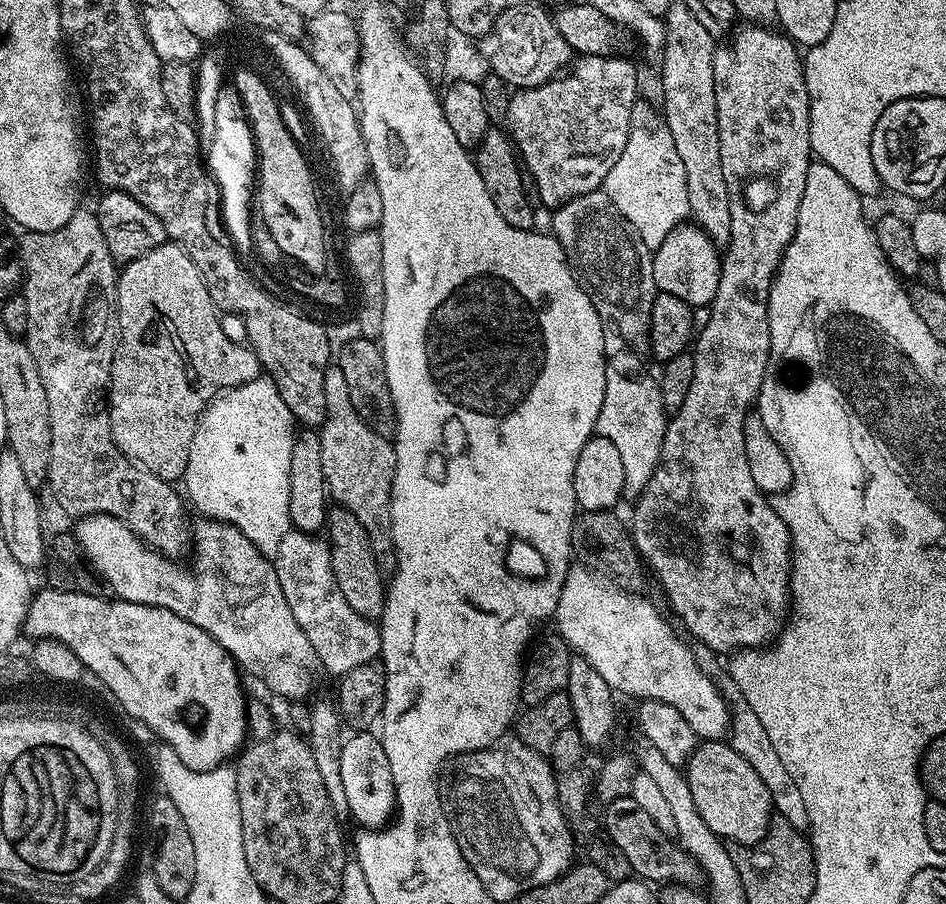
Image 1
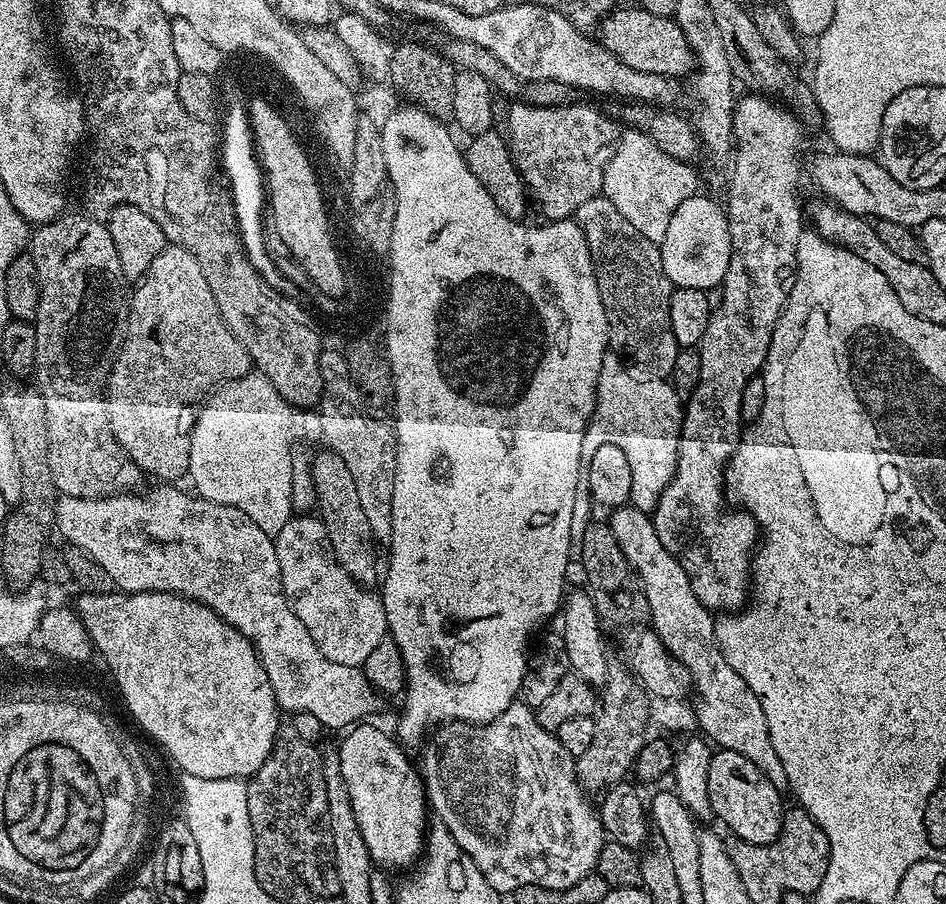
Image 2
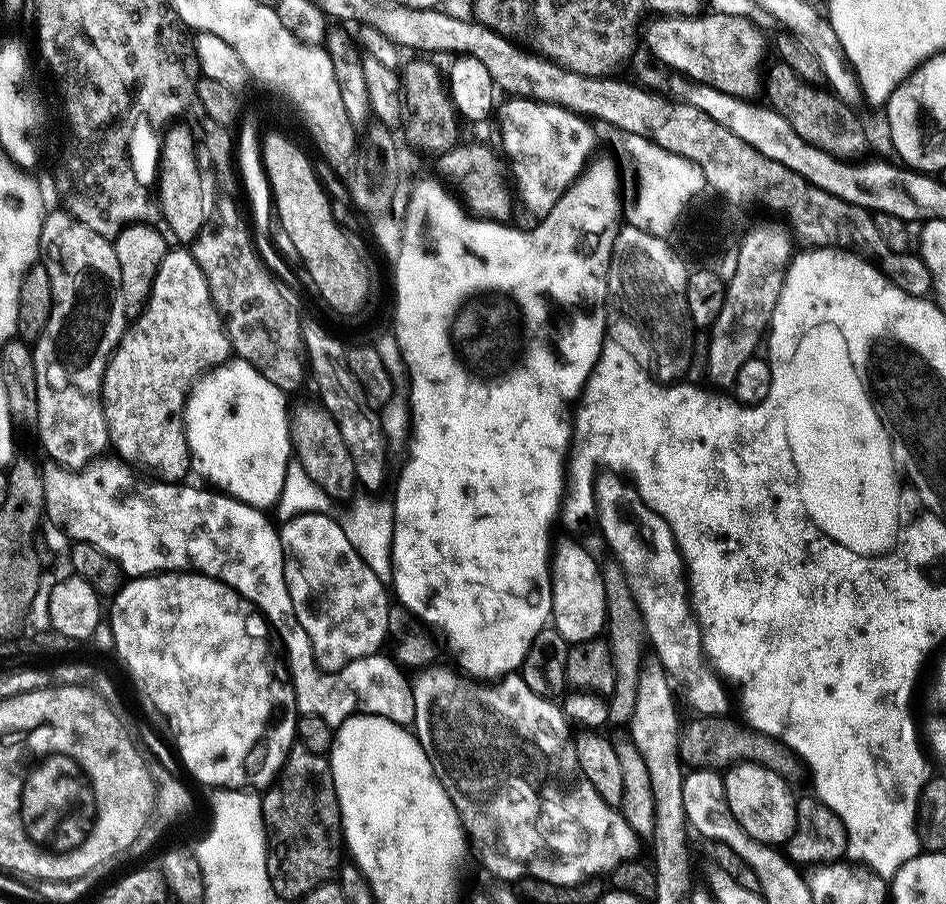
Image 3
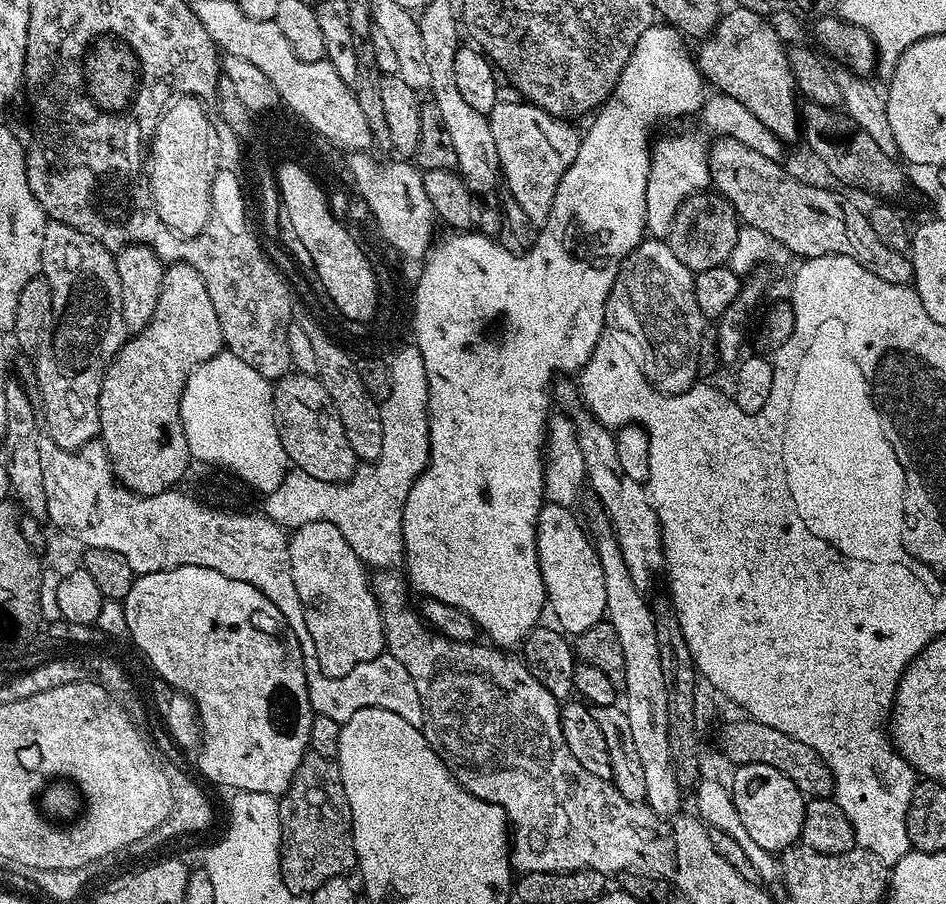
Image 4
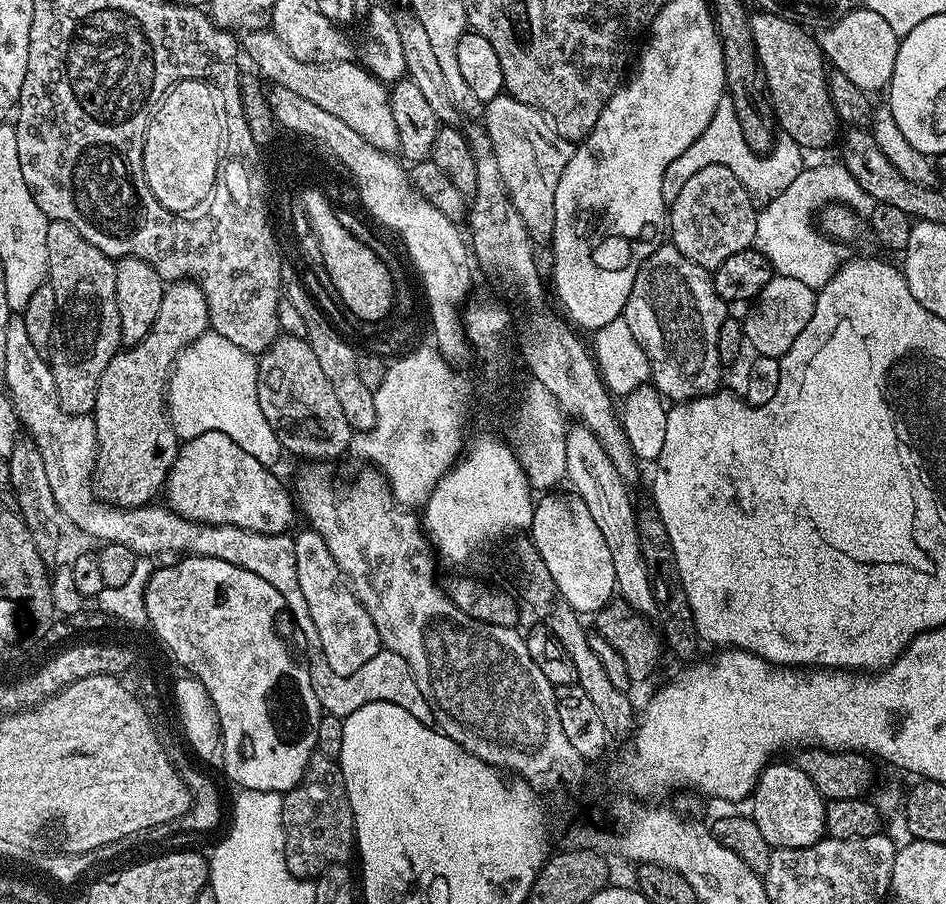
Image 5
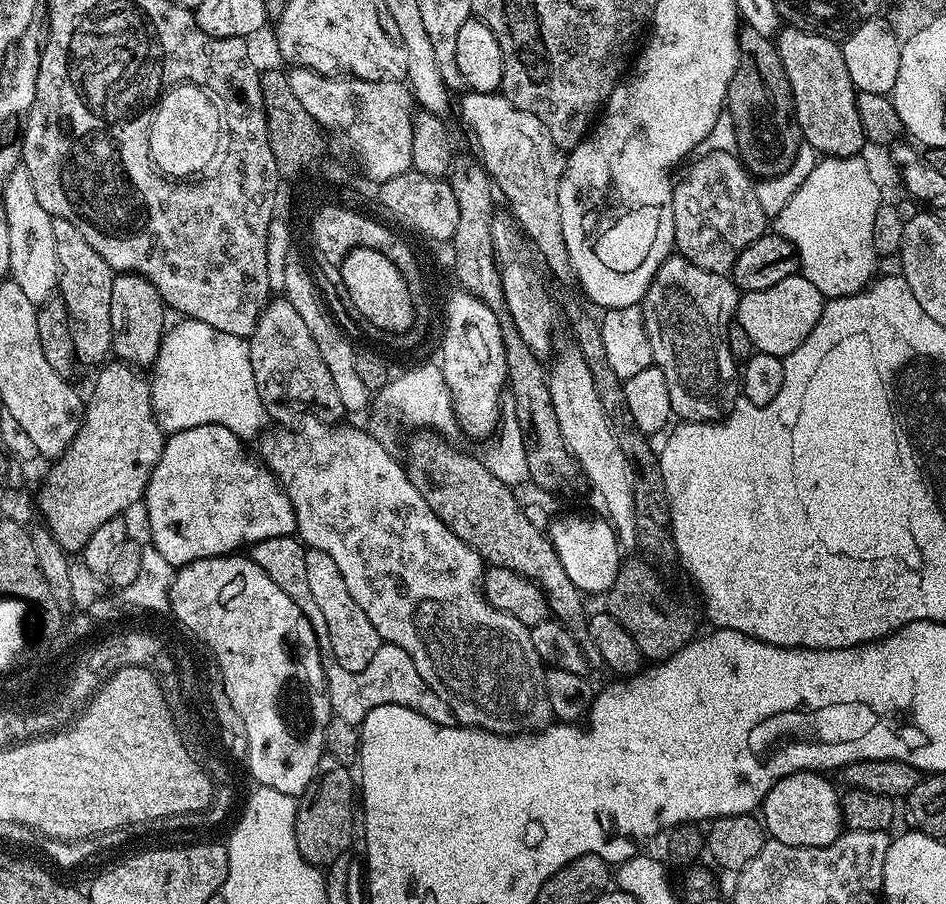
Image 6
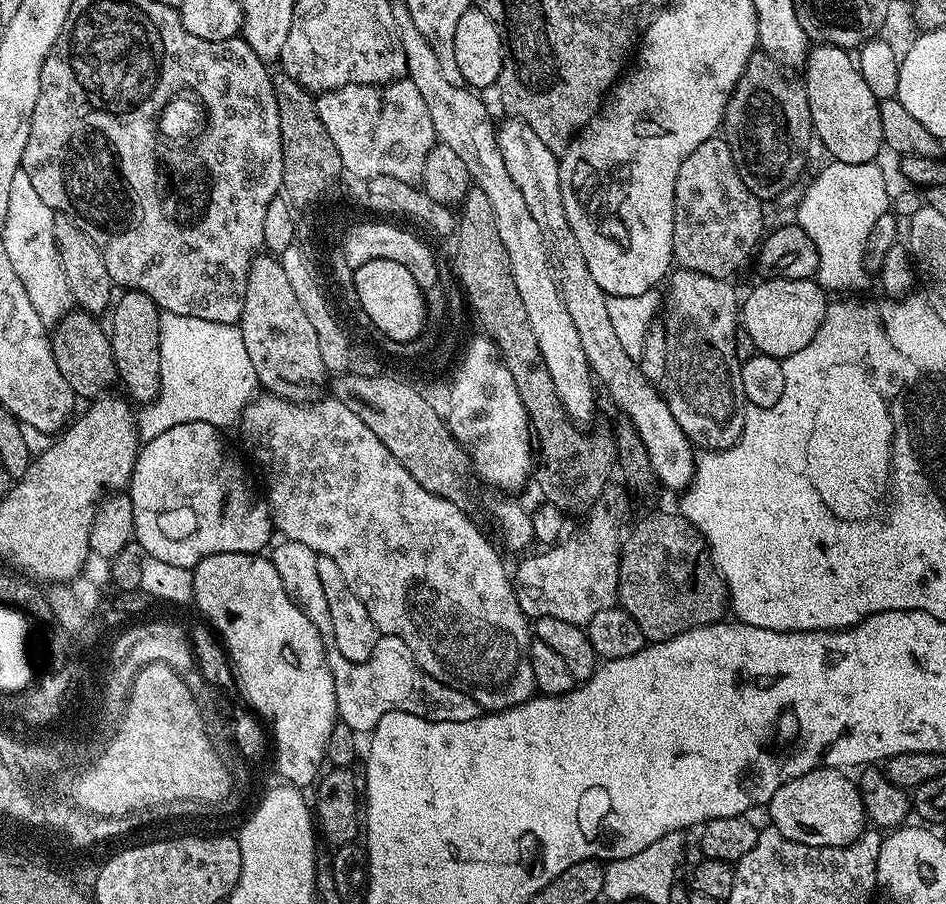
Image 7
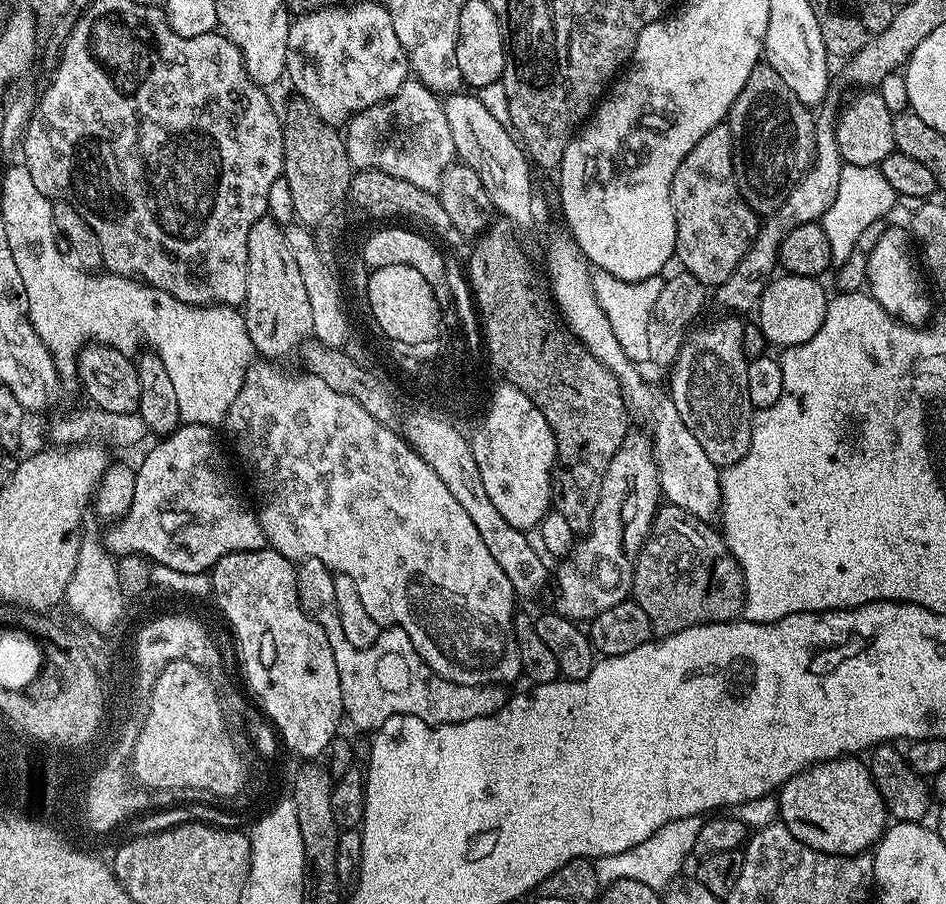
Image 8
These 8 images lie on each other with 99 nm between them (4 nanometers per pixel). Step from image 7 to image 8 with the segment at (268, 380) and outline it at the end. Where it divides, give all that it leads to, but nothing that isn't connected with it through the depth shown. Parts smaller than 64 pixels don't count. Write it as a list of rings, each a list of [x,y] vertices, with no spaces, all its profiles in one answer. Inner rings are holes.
[[[271,218],[256,220],[254,226],[250,226],[246,298],[242,311],[253,349],[269,361],[280,362],[283,356],[291,352],[293,355],[312,336],[310,298],[306,298],[302,274],[298,274],[298,262],[294,262],[290,254],[284,228]]]

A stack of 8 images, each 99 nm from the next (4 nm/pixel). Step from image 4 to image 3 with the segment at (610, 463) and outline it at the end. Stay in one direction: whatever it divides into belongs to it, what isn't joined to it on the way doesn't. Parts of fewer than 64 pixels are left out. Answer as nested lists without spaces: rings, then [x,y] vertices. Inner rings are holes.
[[[604,478],[597,479],[594,485],[594,520],[600,523],[600,532],[604,535],[604,540],[608,543],[608,548],[613,552],[611,554],[614,560],[620,564],[622,570],[625,572],[625,576],[629,582],[630,594],[633,596],[634,602],[637,604],[638,610],[641,612],[641,618],[644,619],[644,635],[646,637],[647,643],[656,651],[654,654],[655,659],[660,662],[661,666],[668,673],[672,682],[682,690],[682,694],[685,700],[688,702],[689,706],[694,708],[697,715],[704,718],[720,718],[730,706],[730,698],[728,696],[729,689],[727,685],[723,682],[723,679],[719,676],[719,673],[714,671],[711,664],[708,662],[708,657],[704,654],[704,643],[702,642],[702,634],[700,633],[700,623],[696,621],[696,614],[692,611],[692,602],[688,594],[688,581],[686,579],[686,565],[684,563],[684,558],[680,554],[679,548],[676,547],[676,539],[674,534],[670,530],[668,523],[661,518],[656,512],[651,512],[651,510],[643,504],[638,498],[632,498],[629,502],[628,508],[633,512],[632,520],[624,520],[624,484],[625,481],[620,478],[612,478],[616,480],[604,480]]]

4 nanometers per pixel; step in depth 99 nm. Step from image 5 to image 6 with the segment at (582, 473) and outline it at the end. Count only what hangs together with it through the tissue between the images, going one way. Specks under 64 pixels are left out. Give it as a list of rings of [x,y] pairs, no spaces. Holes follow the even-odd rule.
[[[568,346],[553,362],[552,368],[550,364],[547,377],[548,397],[558,418],[558,430],[562,430],[562,438],[570,454],[580,463],[580,471],[587,483],[589,480],[593,490],[600,495],[600,500],[604,503],[603,515],[614,527],[621,549],[635,549],[637,542],[632,467],[618,446],[618,438],[614,438],[614,430],[610,430],[610,422],[598,399],[598,390],[594,390],[594,378],[590,378],[590,366],[586,366],[584,355],[580,351],[574,346]]]

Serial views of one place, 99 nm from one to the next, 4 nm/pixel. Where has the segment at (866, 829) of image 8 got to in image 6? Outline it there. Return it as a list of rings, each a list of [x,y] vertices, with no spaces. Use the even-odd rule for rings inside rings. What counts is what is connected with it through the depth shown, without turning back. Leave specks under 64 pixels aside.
[[[795,772],[785,776],[766,794],[762,805],[762,823],[765,833],[786,846],[830,846],[840,837],[842,817],[840,815],[841,793],[819,772]]]

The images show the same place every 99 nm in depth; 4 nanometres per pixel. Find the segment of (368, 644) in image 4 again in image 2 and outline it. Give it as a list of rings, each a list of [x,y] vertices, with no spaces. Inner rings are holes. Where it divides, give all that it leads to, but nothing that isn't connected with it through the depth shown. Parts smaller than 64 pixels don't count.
[[[293,515],[274,538],[282,590],[294,614],[298,614],[298,622],[310,630],[310,638],[314,638],[314,646],[322,655],[335,664],[360,668],[374,646],[389,635],[384,602],[342,570],[332,552],[326,526],[319,515],[311,515]]]

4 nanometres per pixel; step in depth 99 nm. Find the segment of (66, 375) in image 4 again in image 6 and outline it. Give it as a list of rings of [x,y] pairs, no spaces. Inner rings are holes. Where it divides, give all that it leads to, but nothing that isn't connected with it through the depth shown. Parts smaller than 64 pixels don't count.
[[[53,219],[54,250],[58,250],[58,296],[64,301],[64,311],[72,329],[72,351],[75,359],[84,364],[100,366],[109,359],[112,351],[112,327],[110,326],[110,286],[114,275],[112,268],[78,234],[70,222]]]

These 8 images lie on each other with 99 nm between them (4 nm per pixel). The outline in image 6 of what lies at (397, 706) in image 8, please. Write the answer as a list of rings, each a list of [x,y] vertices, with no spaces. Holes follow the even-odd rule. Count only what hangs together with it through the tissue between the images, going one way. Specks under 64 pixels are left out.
[[[295,535],[279,536],[266,538],[262,542],[251,545],[250,559],[262,570],[266,570],[266,574],[270,574],[270,579],[277,586],[282,586],[282,590],[286,590],[290,598],[294,598],[298,610],[302,610],[302,614],[310,622],[320,647],[320,661],[324,667],[324,679],[333,713],[344,718],[346,722],[358,726],[370,710],[393,704],[406,706],[430,718],[435,724],[453,723],[454,717],[447,699],[428,686],[422,674],[418,674],[410,654],[406,654],[406,650],[398,646],[381,643],[378,654],[374,654],[370,666],[366,666],[366,670],[361,672],[347,672],[342,670],[342,666],[338,666],[330,650],[326,618],[322,615],[322,610],[318,610],[318,602],[314,602],[314,594],[310,594],[310,578],[306,578],[305,551],[305,545]]]

